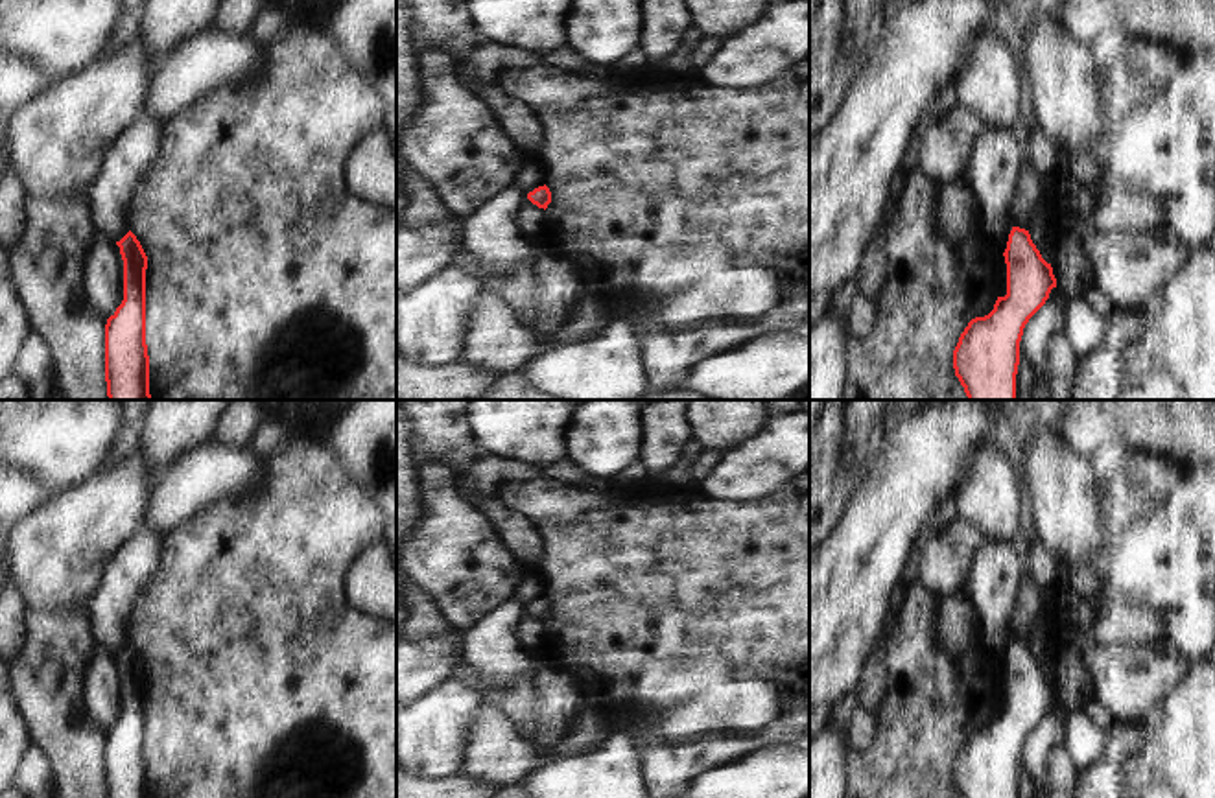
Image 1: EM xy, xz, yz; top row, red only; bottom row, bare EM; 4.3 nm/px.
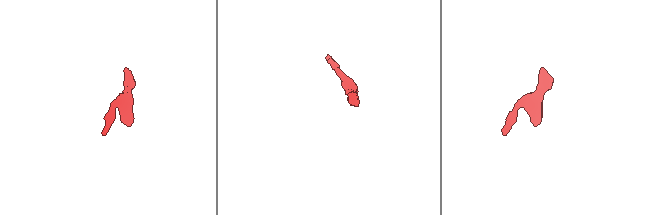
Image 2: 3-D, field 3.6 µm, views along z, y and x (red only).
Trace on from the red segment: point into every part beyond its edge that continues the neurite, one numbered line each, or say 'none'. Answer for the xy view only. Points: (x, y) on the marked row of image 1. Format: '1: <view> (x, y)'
none

